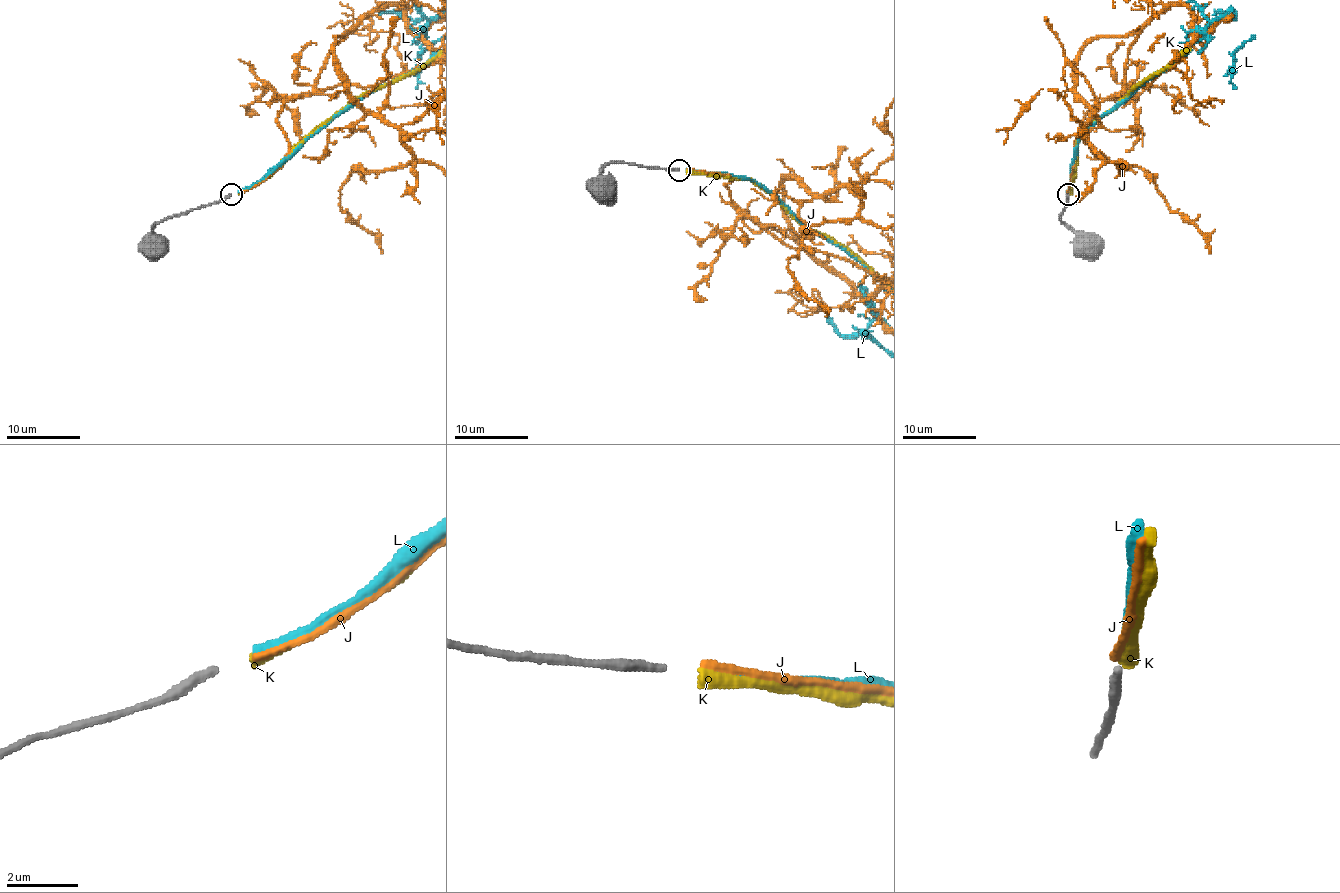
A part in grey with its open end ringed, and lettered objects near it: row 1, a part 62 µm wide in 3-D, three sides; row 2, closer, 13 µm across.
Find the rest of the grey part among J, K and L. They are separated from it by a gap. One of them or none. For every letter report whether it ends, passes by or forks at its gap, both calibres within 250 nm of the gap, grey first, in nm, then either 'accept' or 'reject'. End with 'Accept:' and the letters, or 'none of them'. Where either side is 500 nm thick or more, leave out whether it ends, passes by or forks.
J: it ends there; 260 nm thick on the grey side, 220 nm on the other; accept
K: it ends there; 260 nm thick on the grey side, 320 nm on the other; reject
L: it ends there; 260 nm thick on the grey side, 240 nm on the other; reject
Accept: J

